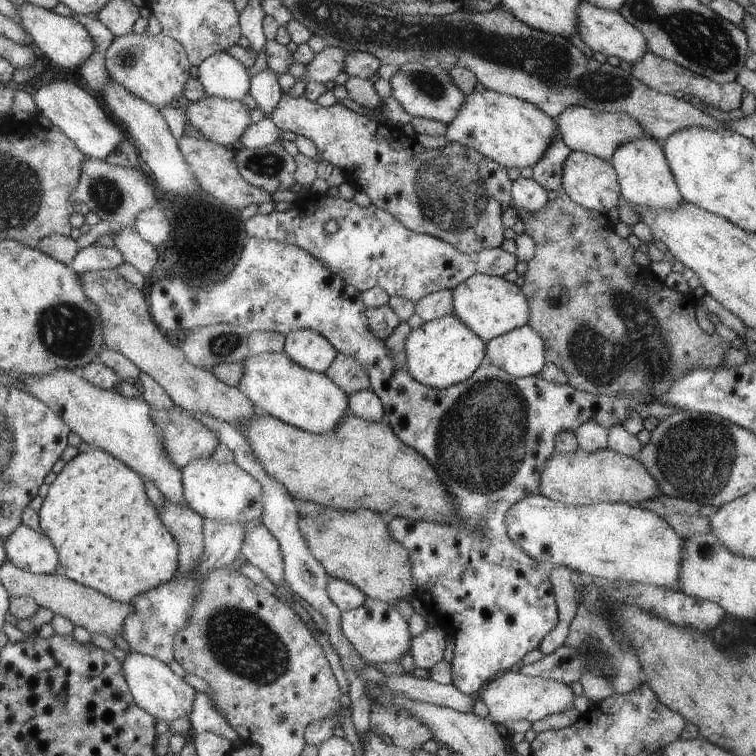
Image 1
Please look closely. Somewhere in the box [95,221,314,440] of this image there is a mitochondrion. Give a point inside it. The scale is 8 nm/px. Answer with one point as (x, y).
(222, 345)

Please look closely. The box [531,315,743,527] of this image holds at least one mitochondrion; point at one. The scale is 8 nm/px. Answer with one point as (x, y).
(699, 458)

